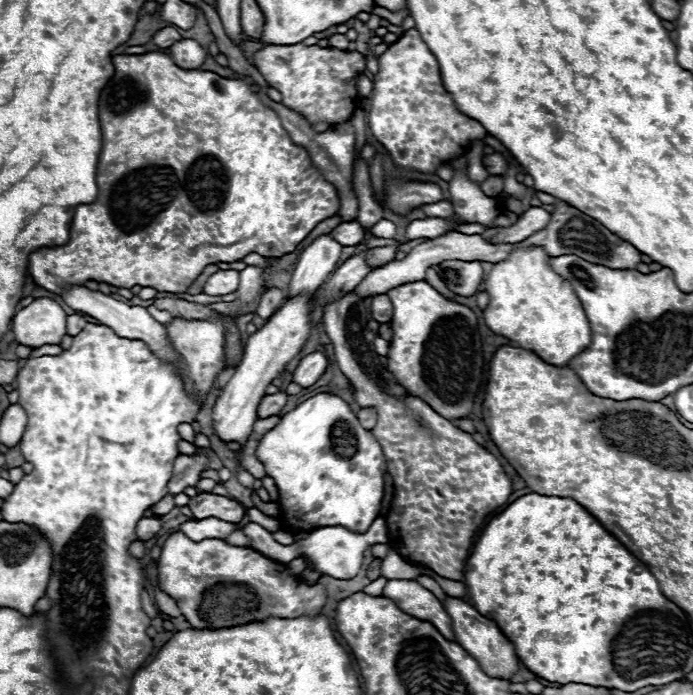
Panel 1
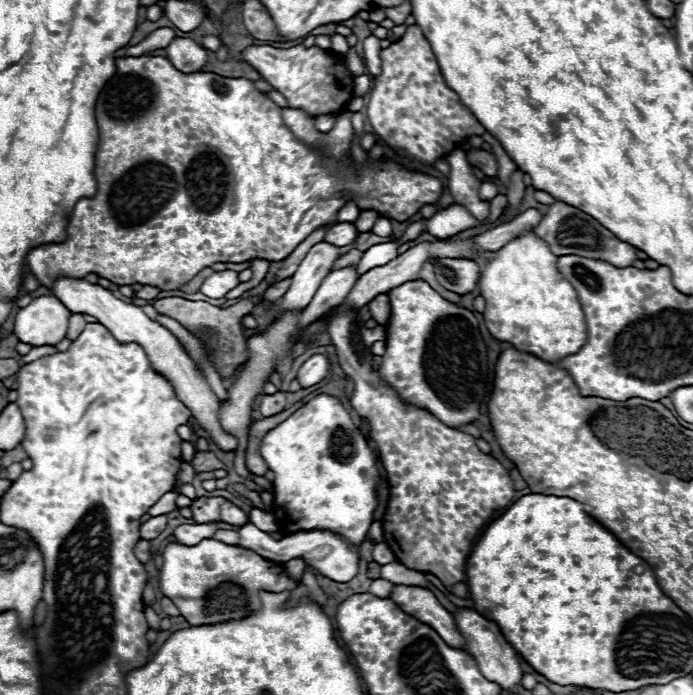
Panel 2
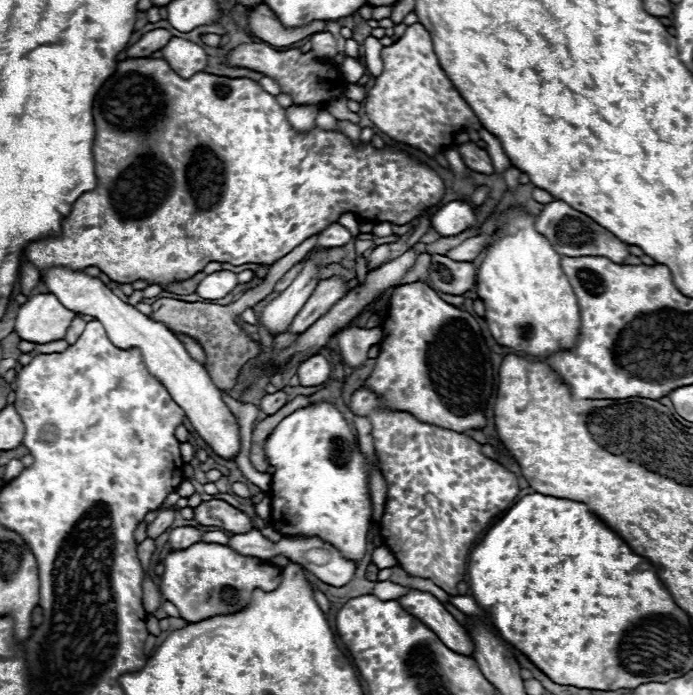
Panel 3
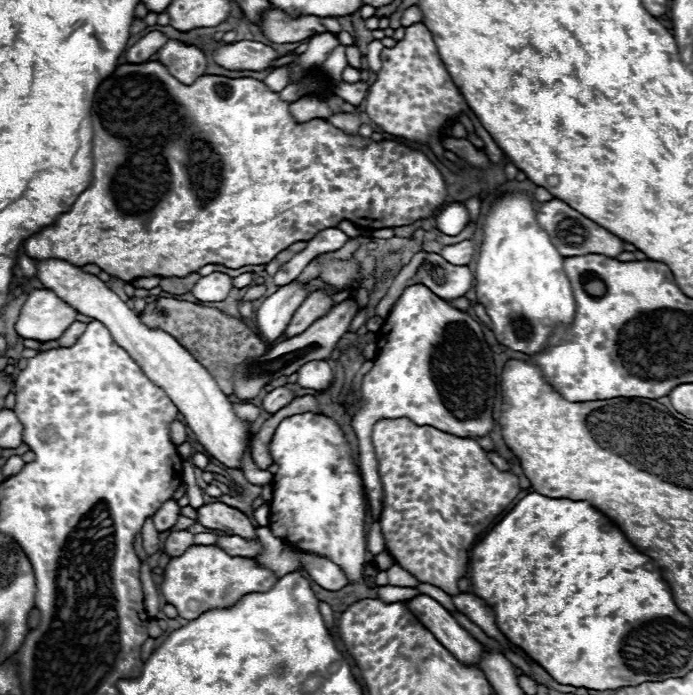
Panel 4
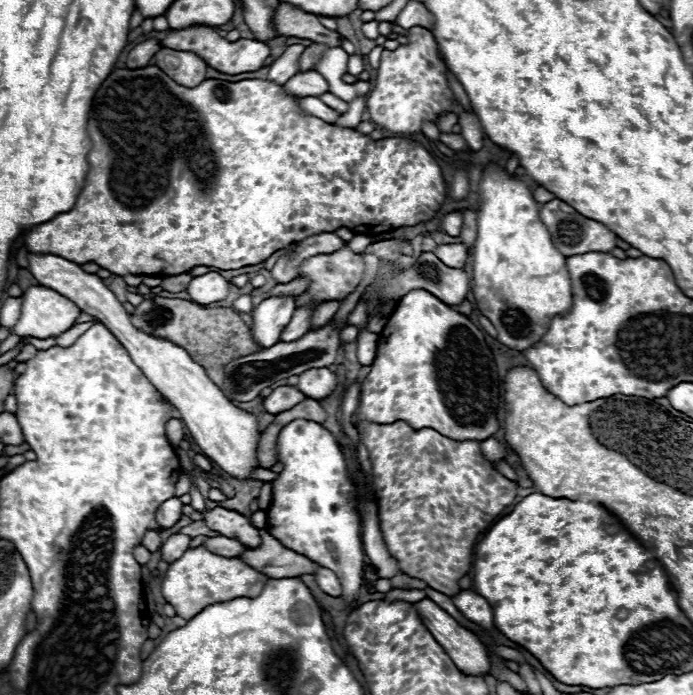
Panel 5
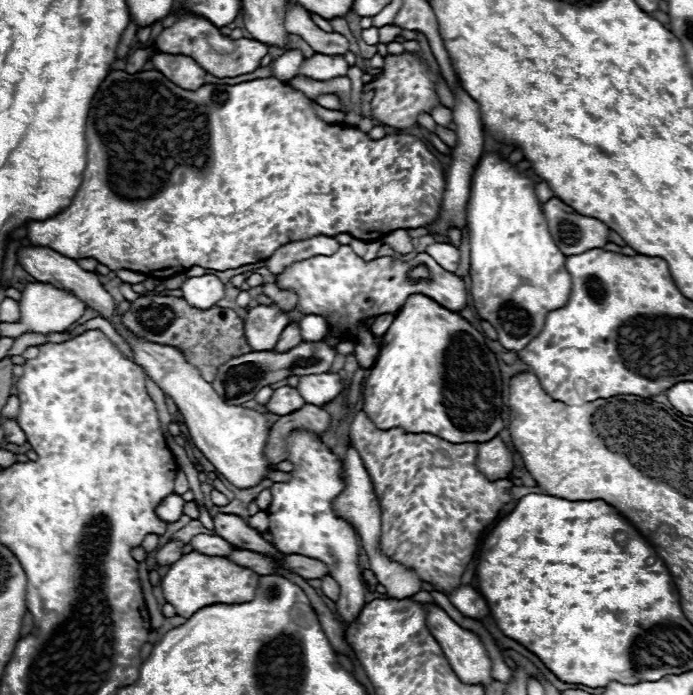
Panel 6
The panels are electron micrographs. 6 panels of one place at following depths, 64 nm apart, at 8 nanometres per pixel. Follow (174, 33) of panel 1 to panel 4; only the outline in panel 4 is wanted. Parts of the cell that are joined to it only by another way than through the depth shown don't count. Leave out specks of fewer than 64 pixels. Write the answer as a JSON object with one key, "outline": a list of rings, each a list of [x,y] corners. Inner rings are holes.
{"outline":[[[150,32],[146,34],[144,38],[140,38],[134,46],[126,50],[126,60],[132,62],[132,64],[138,64],[138,62],[146,62],[150,60],[150,56],[154,52],[158,52],[164,44],[168,42],[168,38],[162,34],[162,32]]]}

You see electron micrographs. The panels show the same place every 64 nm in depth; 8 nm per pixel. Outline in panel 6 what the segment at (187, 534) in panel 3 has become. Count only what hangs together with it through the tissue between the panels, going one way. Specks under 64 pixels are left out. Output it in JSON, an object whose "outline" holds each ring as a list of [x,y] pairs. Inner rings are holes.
{"outline":[[[170,540],[170,542],[166,542],[166,544],[156,552],[156,562],[158,562],[160,566],[174,564],[174,562],[182,556],[182,548],[184,548],[184,542],[180,542],[180,540]]]}

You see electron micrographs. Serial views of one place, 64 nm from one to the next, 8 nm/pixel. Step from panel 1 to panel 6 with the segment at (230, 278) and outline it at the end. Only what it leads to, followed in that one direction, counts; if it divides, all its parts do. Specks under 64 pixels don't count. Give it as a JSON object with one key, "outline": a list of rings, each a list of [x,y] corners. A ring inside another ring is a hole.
{"outline":[[[204,274],[204,276],[188,278],[182,284],[182,292],[184,292],[186,302],[190,302],[196,308],[206,310],[224,298],[224,284],[218,276]]]}

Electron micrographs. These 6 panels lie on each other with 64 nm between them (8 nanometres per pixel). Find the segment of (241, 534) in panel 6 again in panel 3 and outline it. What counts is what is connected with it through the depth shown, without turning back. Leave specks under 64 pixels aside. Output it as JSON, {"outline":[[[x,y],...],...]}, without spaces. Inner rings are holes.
{"outline":[[[208,500],[194,508],[194,520],[202,526],[220,526],[232,534],[250,530],[252,520],[238,508],[230,506],[224,500]]]}

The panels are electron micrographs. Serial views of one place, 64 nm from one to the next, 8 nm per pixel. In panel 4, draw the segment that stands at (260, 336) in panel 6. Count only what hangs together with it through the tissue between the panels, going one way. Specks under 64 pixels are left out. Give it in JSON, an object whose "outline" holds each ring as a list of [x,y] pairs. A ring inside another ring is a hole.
{"outline":[[[294,280],[262,302],[260,310],[256,310],[256,324],[270,342],[284,334],[294,312],[308,298],[308,294],[308,284],[300,284]]]}

